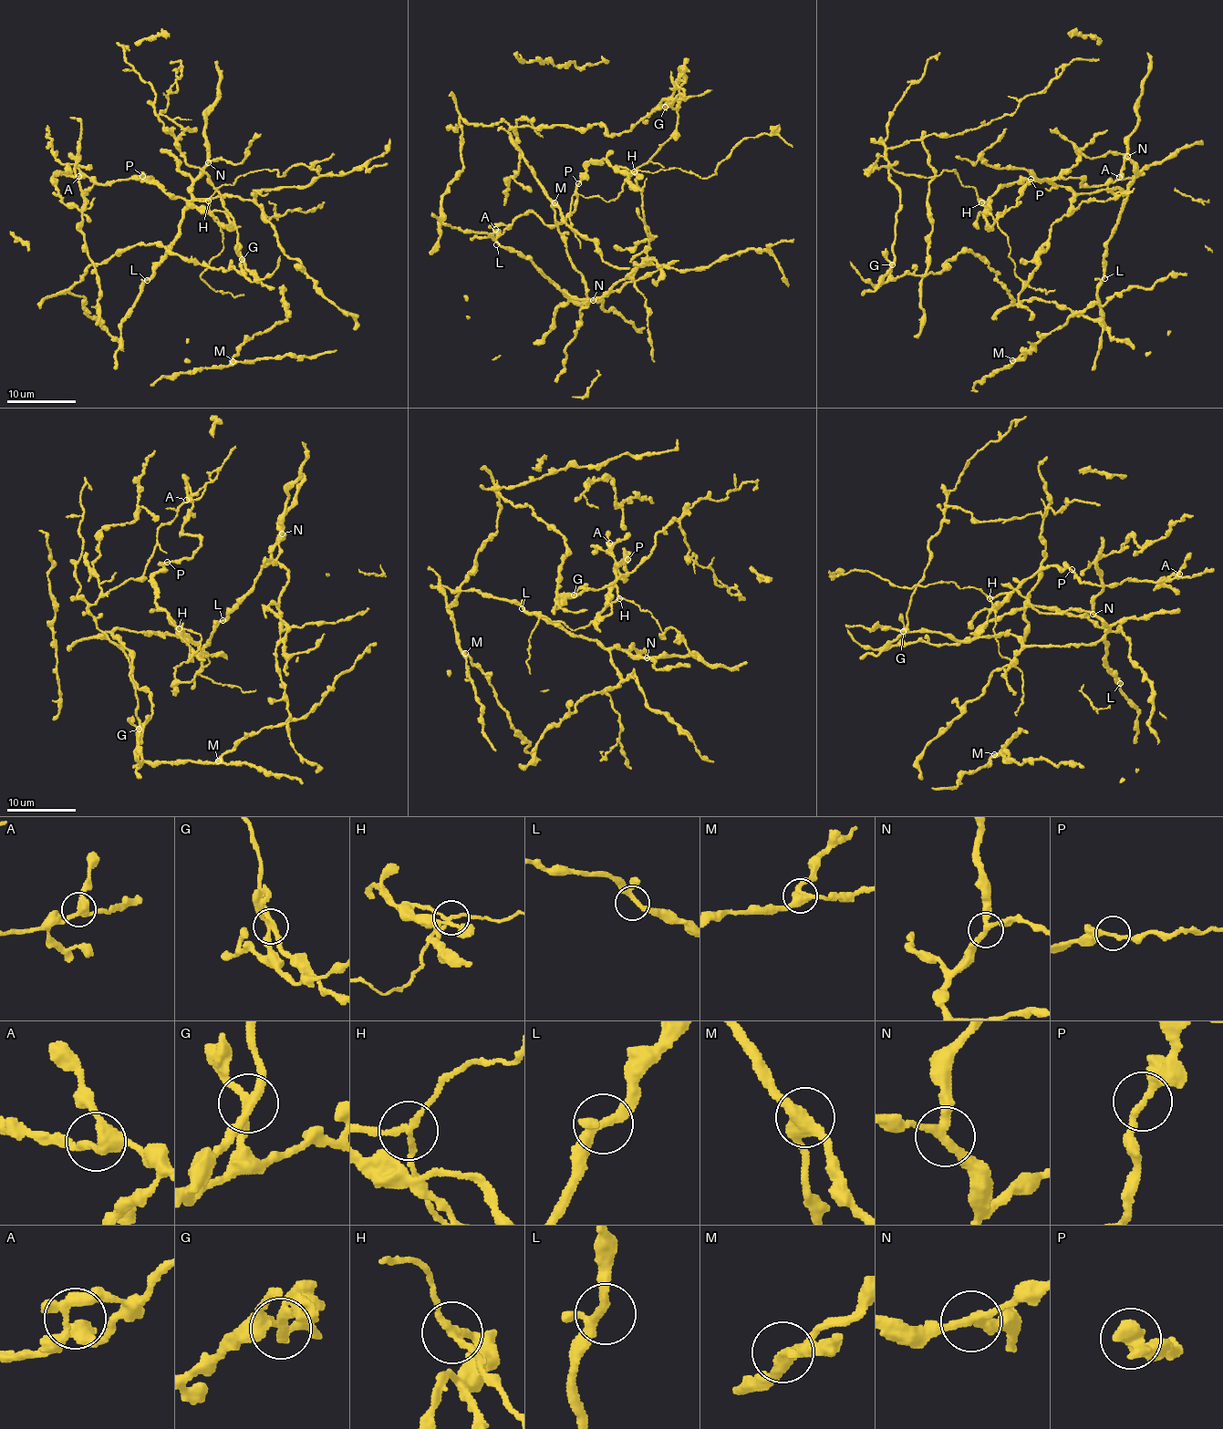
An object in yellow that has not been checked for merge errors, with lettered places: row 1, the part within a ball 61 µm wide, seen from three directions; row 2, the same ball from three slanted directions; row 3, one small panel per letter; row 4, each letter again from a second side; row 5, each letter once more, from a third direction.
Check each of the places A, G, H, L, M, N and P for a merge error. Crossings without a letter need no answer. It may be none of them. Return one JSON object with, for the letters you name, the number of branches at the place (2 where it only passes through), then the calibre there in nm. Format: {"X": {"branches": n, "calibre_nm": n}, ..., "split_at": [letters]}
{"G": {"branches": 4, "calibre_nm": 280}, "H": {"branches": 3, "calibre_nm": 180}, "split_at": ["G", "H"]}

